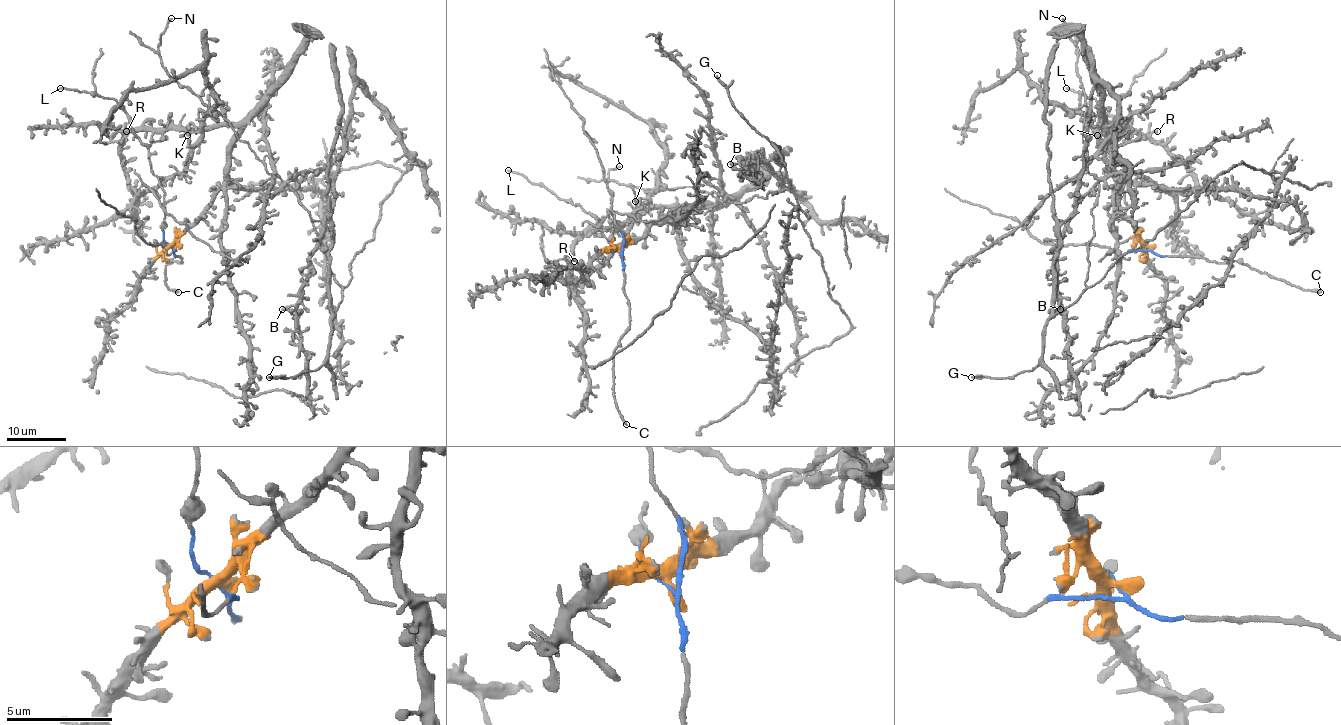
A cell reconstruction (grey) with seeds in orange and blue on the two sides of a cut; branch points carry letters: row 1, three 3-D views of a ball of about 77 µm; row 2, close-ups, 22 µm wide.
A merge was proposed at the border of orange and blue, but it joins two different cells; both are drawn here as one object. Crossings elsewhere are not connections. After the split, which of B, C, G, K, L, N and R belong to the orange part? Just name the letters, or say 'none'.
B, G, K, N, R

